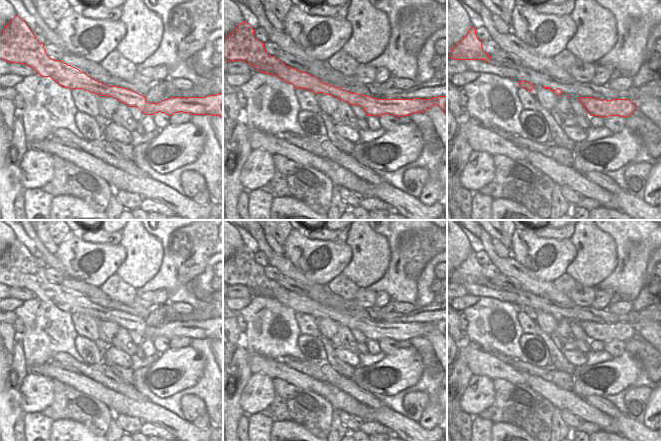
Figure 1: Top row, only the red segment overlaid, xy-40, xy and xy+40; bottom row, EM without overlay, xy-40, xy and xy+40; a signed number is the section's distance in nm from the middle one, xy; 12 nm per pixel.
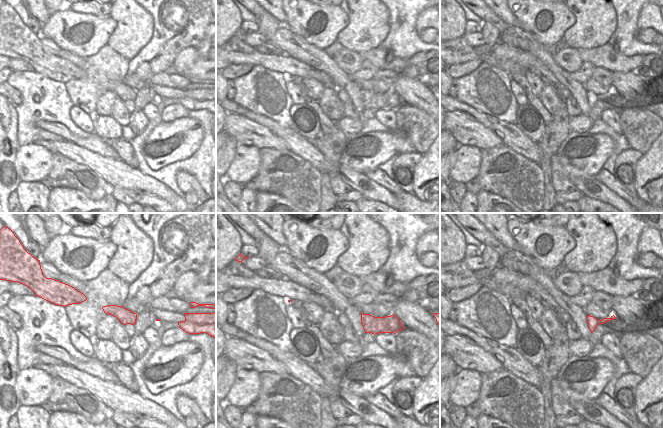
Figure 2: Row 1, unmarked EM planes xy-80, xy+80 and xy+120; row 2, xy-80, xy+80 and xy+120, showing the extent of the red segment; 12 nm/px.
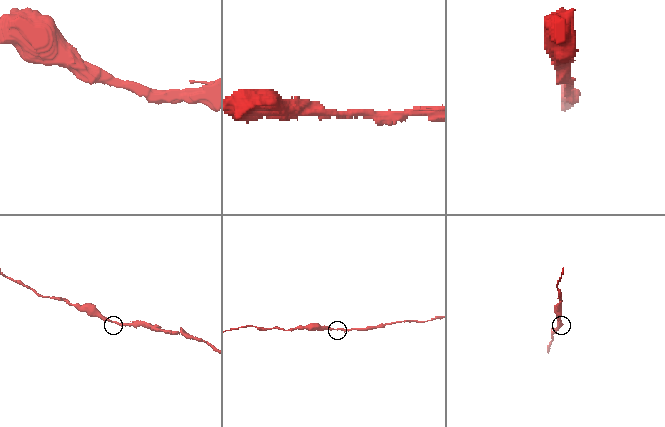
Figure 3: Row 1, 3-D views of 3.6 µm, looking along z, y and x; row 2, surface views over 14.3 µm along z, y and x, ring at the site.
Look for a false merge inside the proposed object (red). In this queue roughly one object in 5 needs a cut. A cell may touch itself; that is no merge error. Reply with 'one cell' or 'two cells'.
one cell

